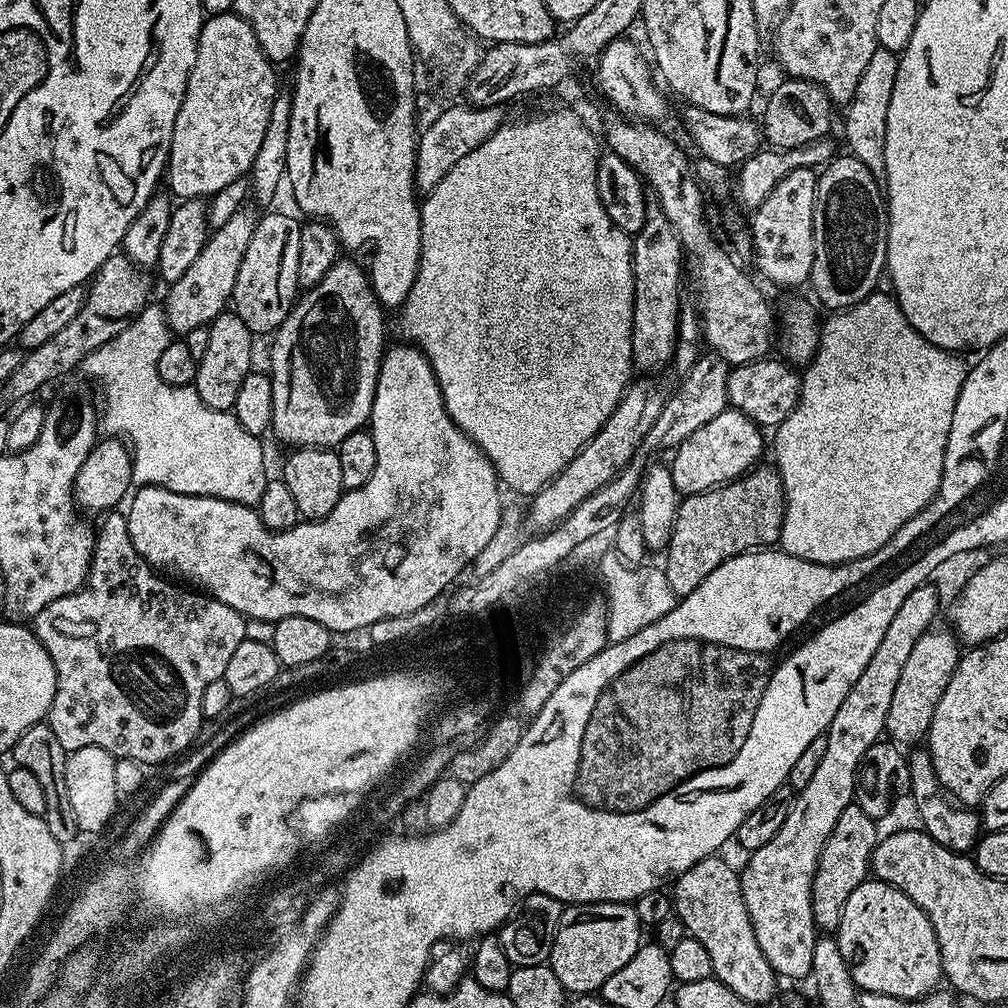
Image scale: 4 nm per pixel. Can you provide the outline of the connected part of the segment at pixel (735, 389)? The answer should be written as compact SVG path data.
M772 359L737 364L729 371L726 382L728 404L736 411L746 414L764 430L776 429L792 413L794 406L798 406L800 397L801 373L795 372L797 369L783 359Z

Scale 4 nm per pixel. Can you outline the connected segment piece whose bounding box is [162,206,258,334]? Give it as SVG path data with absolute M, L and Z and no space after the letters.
M240 207L225 225L215 229L202 246L202 254L194 258L190 270L167 289L168 297L162 300L162 307L173 333L185 334L196 327L209 325L229 307L234 282L238 278L238 266L242 266L246 246L250 246L250 238L254 238L258 212L252 208Z

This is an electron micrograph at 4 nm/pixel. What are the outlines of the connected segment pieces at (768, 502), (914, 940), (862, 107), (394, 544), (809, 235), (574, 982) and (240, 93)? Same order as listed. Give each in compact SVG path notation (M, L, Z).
M757 466L730 484L681 499L662 569L677 598L689 596L722 562L743 552L764 550L780 538L784 484L775 467Z
M875 878L863 880L858 890L846 898L846 910L842 910L842 922L834 937L840 944L842 958L846 958L846 966L857 989L916 1000L933 991L939 985L936 983L941 983L940 951L934 926L930 926L930 918L926 918L923 910L892 884Z
M877 47L871 55L870 63L863 71L862 79L854 90L854 98L845 107L844 138L847 151L874 175L881 184L886 178L885 144L886 117L890 106L890 94L893 93L894 80L897 78L897 62L899 55L885 48Z
M408 342L404 343L397 346L396 352L385 351L380 360L380 377L374 390L374 406L370 421L374 450L378 453L374 474L370 474L366 486L347 489L346 494L340 497L338 506L334 506L334 510L330 510L330 514L326 514L326 518L304 520L297 522L292 528L283 528L280 532L274 532L264 525L255 507L245 507L233 500L223 500L213 496L179 496L174 490L166 490L149 484L137 487L127 501L127 504L129 503L128 508L126 507L128 529L134 550L138 550L138 554L142 554L145 562L161 573L168 574L172 568L173 577L181 576L181 578L176 578L183 581L185 585L213 596L218 602L226 602L226 606L238 610L240 615L249 621L275 622L282 618L301 616L302 618L314 618L314 622L322 622L322 626L326 626L329 632L339 634L339 632L356 632L359 628L368 630L372 624L381 622L382 619L412 615L415 611L422 610L428 603L441 599L457 583L455 580L459 578L460 571L463 568L465 571L478 558L478 554L485 549L486 542L490 541L498 528L502 511L502 503L500 504L502 485L494 466L486 458L484 451L450 418L444 405L440 383L430 366L427 355L421 352L419 347Z
M811 168L794 170L770 190L766 202L751 213L751 251L756 268L780 288L809 283L814 266L814 198L817 173Z
M631 903L573 904L560 913L548 964L569 993L595 993L604 985L606 978L610 978L610 974L618 974L618 970L634 958L642 943L640 931L642 925Z
M235 11L205 19L198 38L194 66L190 70L188 94L182 98L180 119L174 122L170 176L172 172L171 195L177 201L199 200L206 195L203 192L212 198L230 182L245 179L251 173L252 160L256 159L259 143L265 137L267 123L270 122L269 112L278 93L275 71L277 69L266 58L248 20L243 20Z

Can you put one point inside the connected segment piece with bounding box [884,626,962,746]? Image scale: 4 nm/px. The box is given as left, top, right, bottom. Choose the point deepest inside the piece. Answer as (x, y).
(932, 663)

